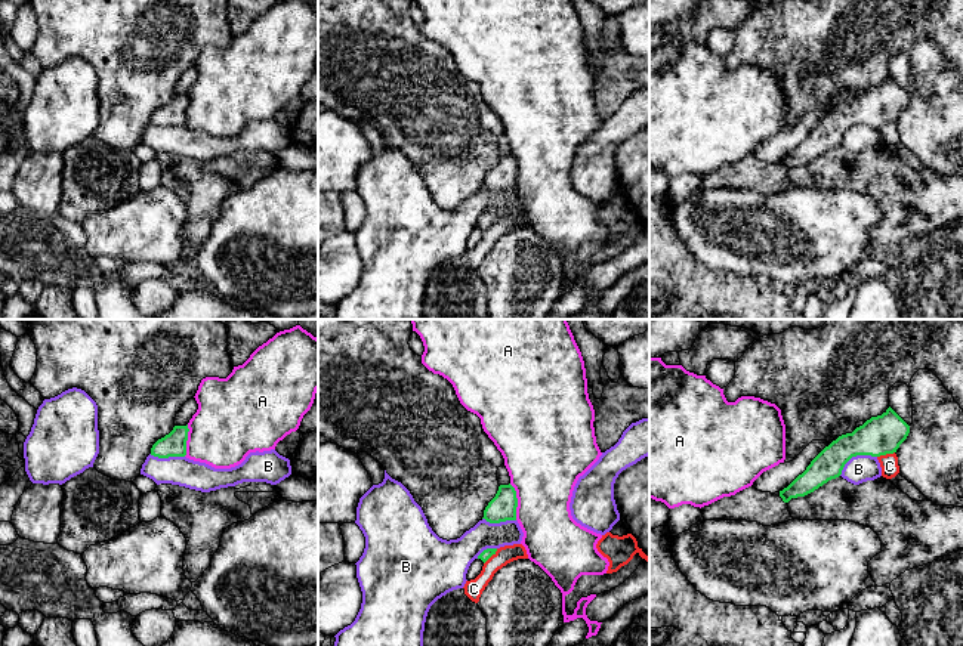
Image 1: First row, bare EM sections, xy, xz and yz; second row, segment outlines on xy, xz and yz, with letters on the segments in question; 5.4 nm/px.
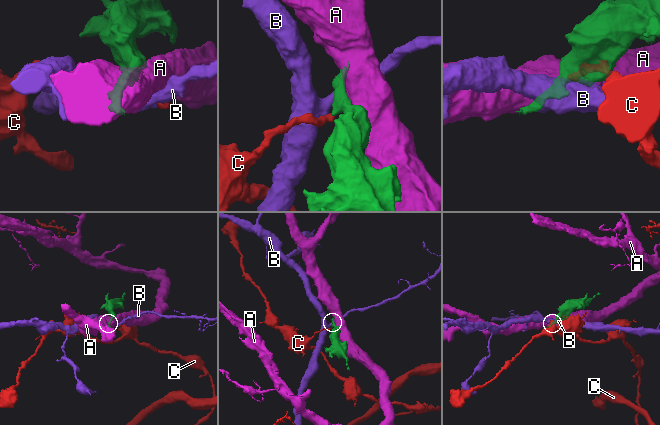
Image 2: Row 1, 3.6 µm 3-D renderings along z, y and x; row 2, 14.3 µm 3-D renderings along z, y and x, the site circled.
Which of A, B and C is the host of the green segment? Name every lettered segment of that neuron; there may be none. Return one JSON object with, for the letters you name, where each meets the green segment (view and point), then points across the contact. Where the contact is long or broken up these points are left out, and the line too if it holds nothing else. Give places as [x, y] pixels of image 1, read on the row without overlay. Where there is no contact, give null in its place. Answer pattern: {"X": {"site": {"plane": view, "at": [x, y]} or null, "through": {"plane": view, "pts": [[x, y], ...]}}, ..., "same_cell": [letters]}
{"same_cell": []}

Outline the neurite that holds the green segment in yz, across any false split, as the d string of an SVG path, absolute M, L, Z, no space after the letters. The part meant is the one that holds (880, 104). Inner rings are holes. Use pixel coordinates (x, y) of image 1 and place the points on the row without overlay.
M889 75L882 84L871 86L852 102L833 109L783 160L771 163L749 155L735 164L701 176L703 186L704 189L757 191L763 195L793 189L787 174L791 167L805 166L839 146L852 126L880 126L896 121L908 102L910 95Z

